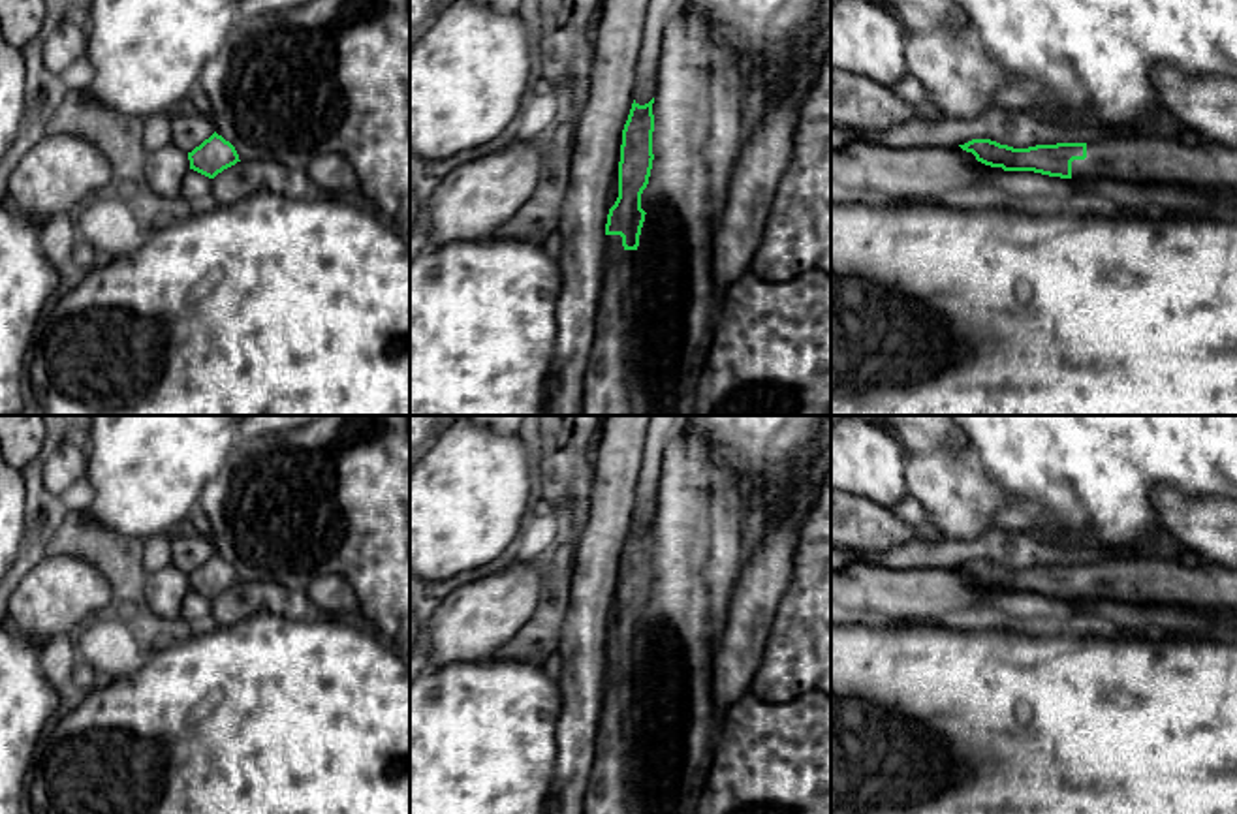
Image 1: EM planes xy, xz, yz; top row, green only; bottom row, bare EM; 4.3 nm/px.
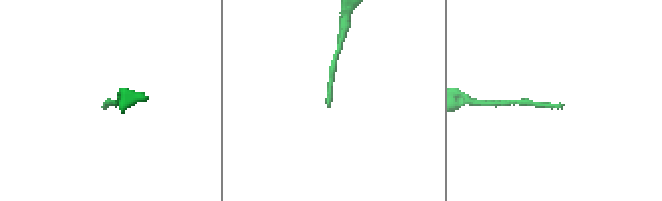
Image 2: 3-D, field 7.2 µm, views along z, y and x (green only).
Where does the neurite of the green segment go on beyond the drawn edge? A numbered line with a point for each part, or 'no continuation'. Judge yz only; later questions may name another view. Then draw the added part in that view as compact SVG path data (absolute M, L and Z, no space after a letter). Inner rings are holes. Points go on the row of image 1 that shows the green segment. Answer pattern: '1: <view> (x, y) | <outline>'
1: yz (1147, 158) | M1117 135L1087 143L1087 158L1072 162L1072 179L1081 177L1237 192L1237 150L1207 139L1186 147L1162 135Z

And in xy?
no continuation

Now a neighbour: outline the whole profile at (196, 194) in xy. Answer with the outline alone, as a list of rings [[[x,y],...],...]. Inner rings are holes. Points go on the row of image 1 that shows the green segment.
[[[190,169],[180,186],[182,212],[199,214],[218,207],[212,194],[212,180],[194,169]]]

